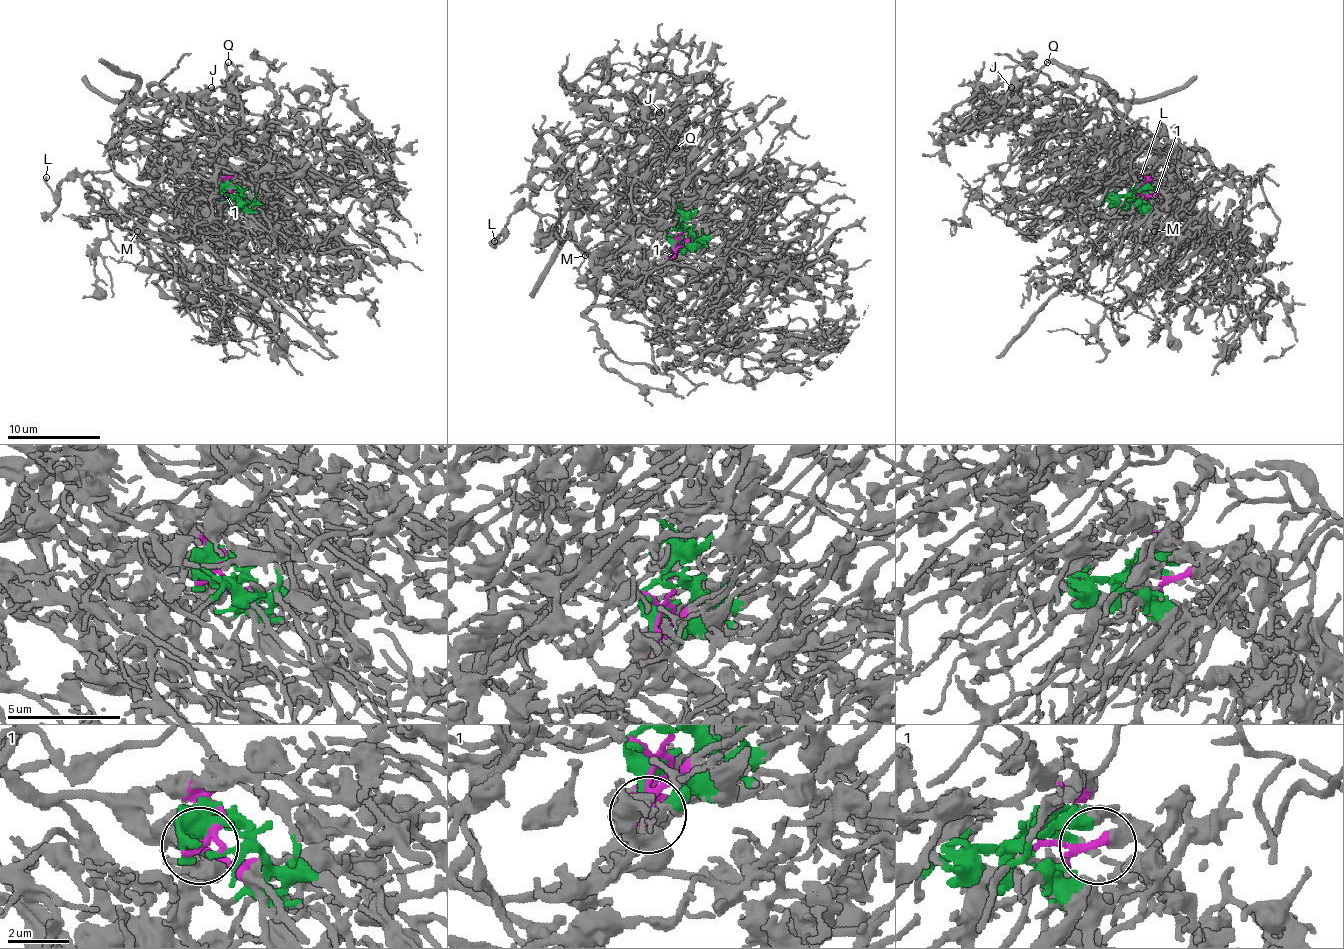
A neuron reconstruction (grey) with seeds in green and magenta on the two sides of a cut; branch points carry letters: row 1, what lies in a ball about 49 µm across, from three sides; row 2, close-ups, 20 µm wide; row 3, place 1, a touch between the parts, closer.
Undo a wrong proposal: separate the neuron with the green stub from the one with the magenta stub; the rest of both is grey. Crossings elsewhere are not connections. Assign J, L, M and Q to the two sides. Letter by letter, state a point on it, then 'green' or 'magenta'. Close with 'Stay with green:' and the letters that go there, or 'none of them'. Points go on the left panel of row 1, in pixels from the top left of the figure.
J: (211, 87) | green
L: (46, 177) | magenta
M: (137, 231) | magenta
Q: (228, 62) | green
Stay with green: J, Q

